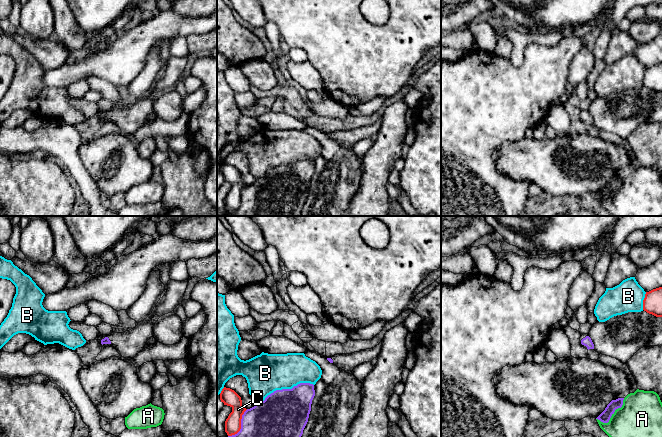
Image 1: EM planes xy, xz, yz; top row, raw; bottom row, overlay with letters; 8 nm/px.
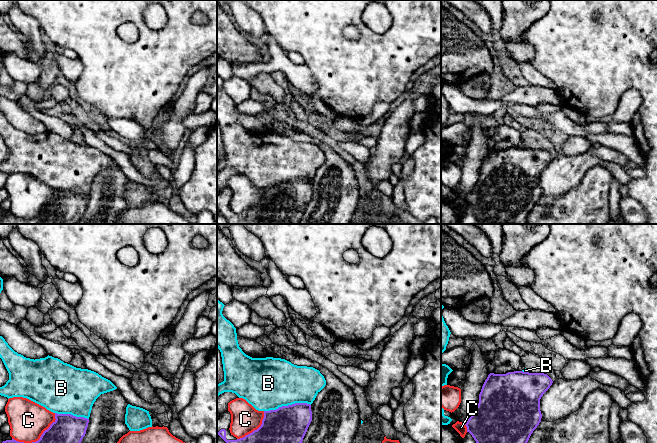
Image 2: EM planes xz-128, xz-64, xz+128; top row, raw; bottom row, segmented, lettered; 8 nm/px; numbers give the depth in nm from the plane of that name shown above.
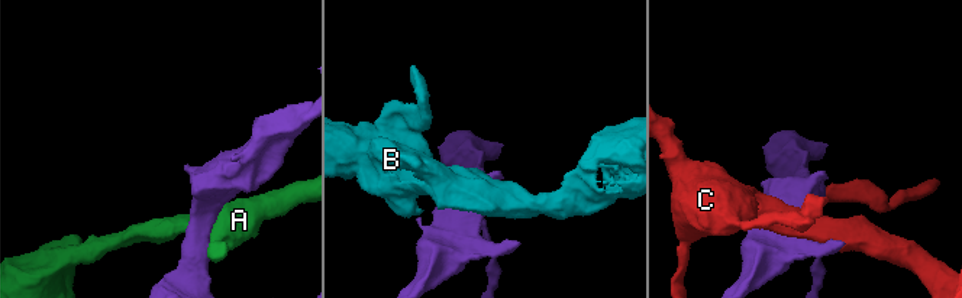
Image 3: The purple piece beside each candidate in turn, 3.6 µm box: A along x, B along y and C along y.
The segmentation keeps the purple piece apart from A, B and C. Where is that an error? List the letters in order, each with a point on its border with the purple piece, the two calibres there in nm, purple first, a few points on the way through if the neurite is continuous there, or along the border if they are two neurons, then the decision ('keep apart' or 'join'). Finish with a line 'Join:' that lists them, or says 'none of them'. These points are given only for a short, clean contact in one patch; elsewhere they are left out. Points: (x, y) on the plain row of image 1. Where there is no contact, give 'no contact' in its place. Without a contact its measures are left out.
A: yz (611, 191) | 90/420 nm | keep apart
B: xz (284, 165) | 400/320 nm | keep apart
C: xz (241, 201) | 500/140 nm | keep apart
Join: none of them

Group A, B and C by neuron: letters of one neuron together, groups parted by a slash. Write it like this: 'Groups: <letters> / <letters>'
Groups: A / B / C

